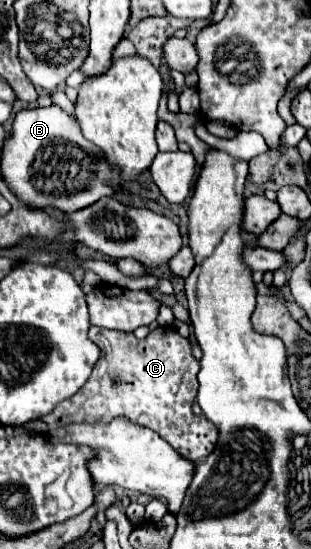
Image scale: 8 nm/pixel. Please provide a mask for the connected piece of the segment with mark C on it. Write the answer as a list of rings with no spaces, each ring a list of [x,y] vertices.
[[[92,326],[90,340],[94,340],[104,352],[94,366],[92,376],[82,390],[78,390],[70,400],[62,400],[54,412],[40,420],[50,428],[60,428],[76,422],[108,422],[114,416],[126,416],[132,422],[158,432],[182,458],[190,462],[200,462],[214,450],[218,428],[204,416],[192,414],[200,360],[192,356],[192,344],[188,338],[180,336],[170,326],[154,328],[144,340],[136,340],[134,334]]]

